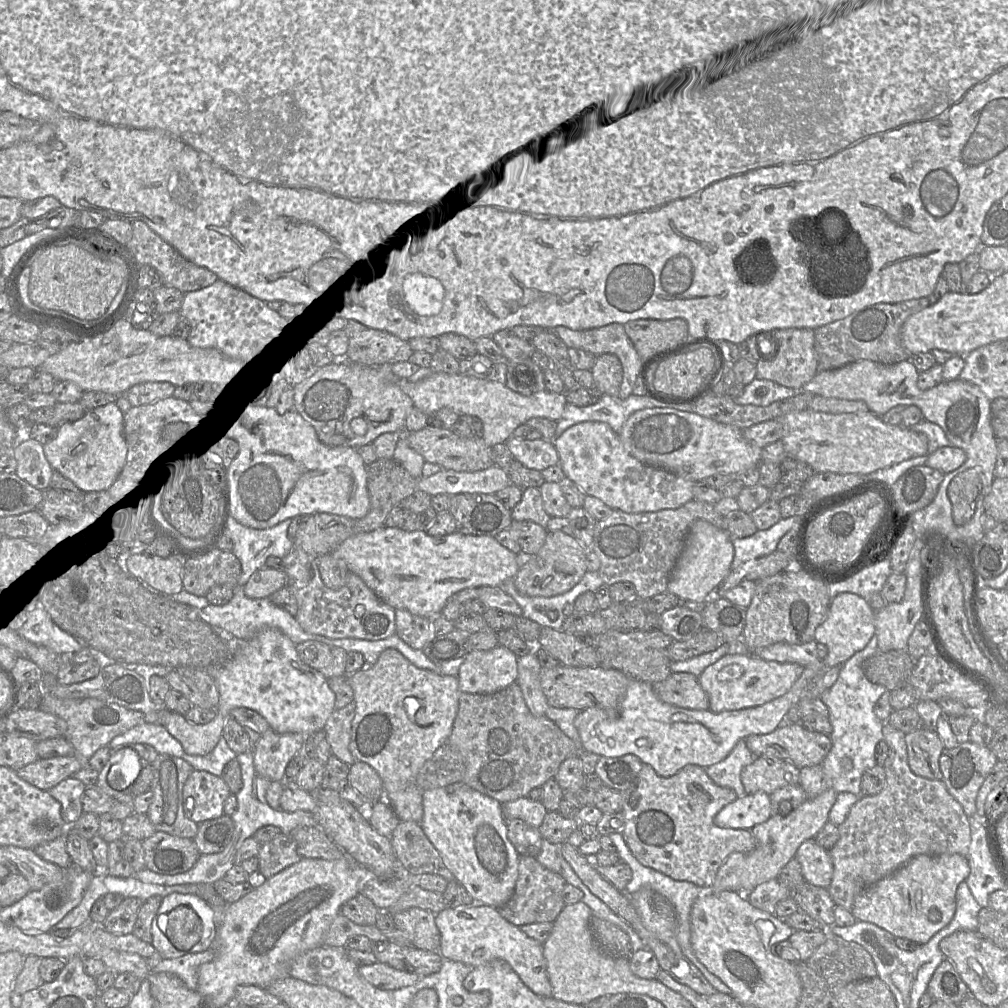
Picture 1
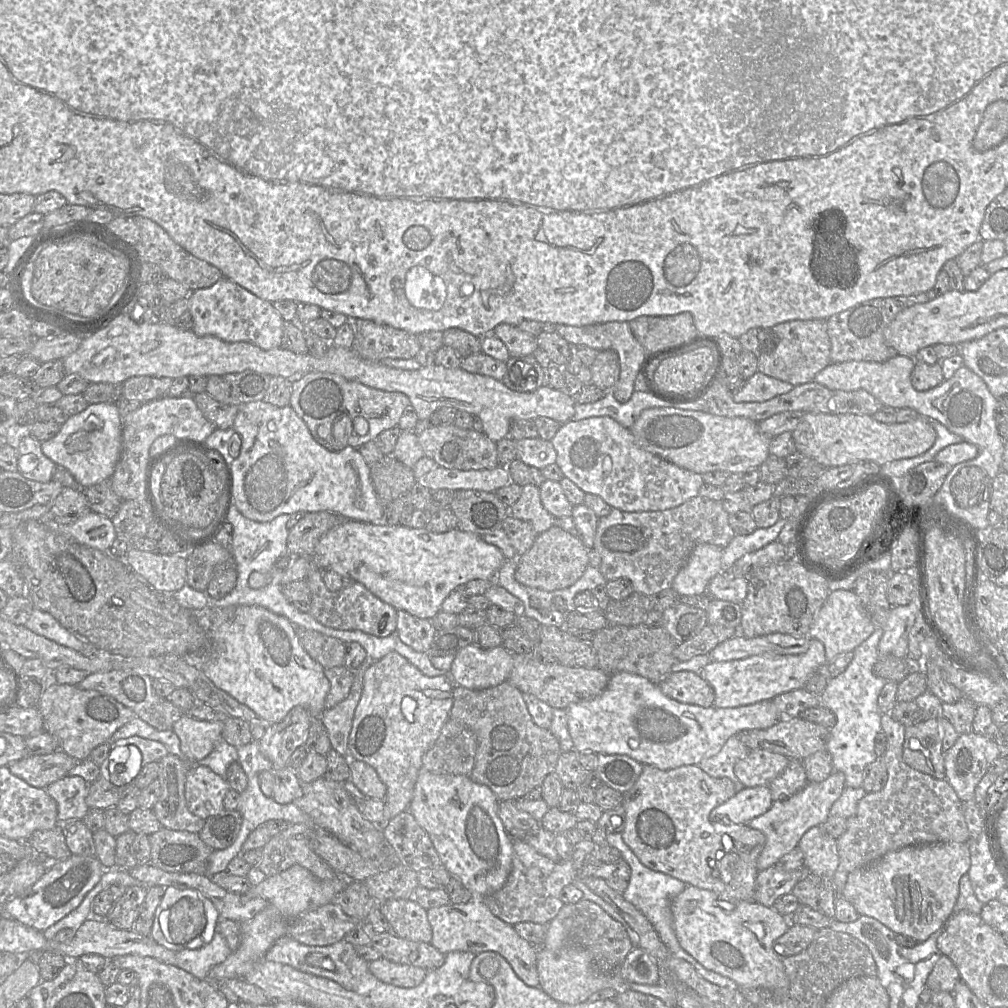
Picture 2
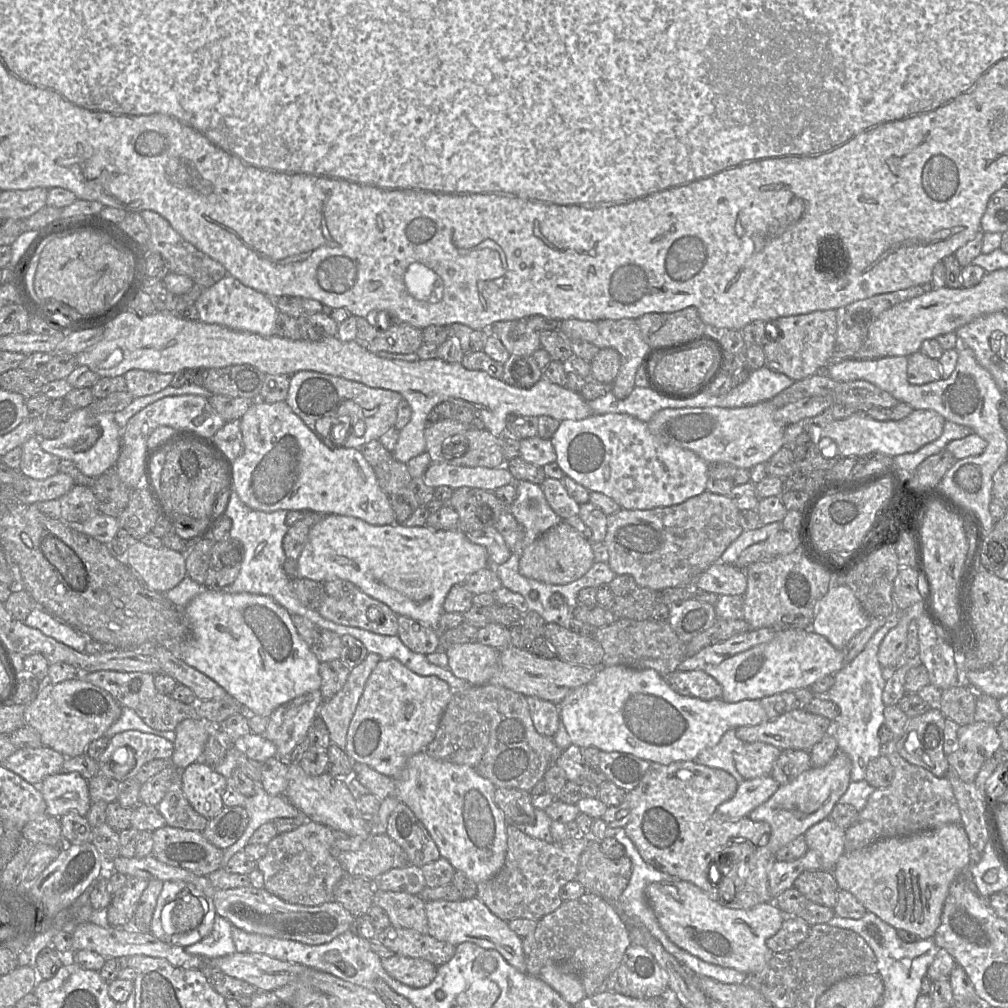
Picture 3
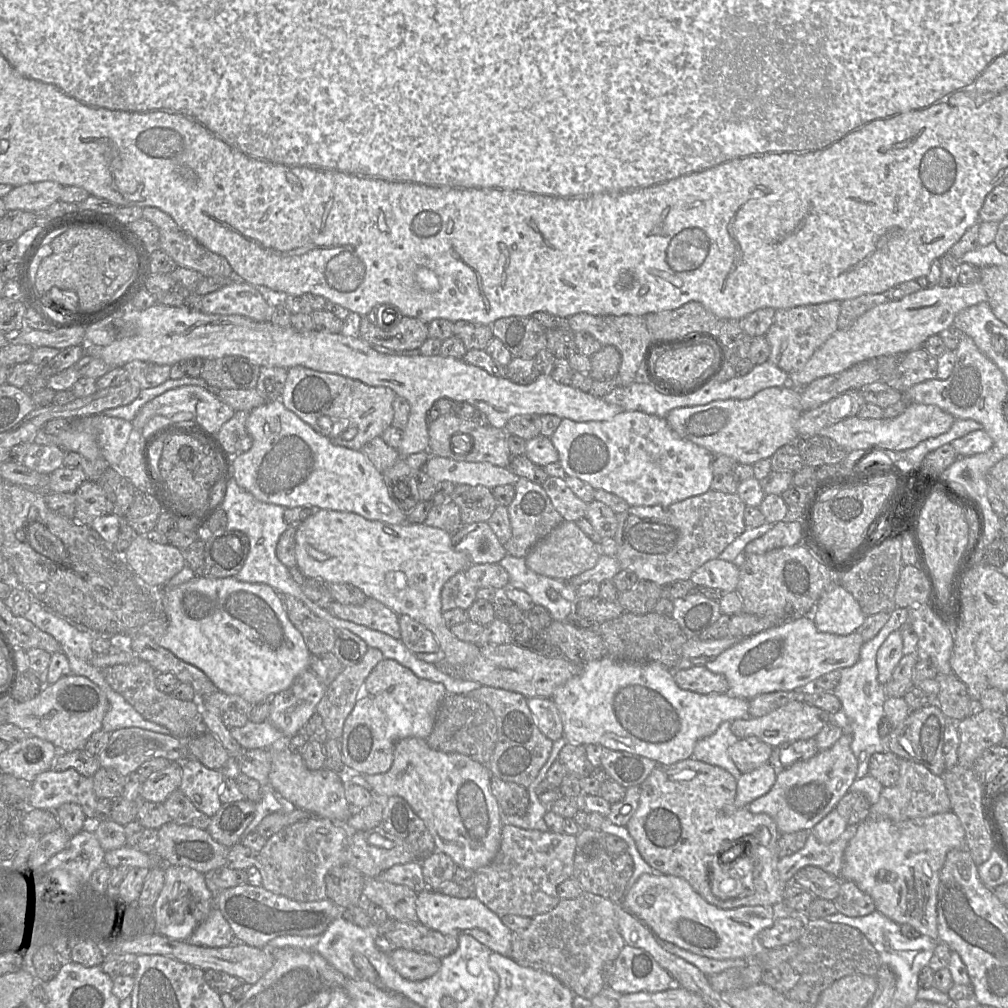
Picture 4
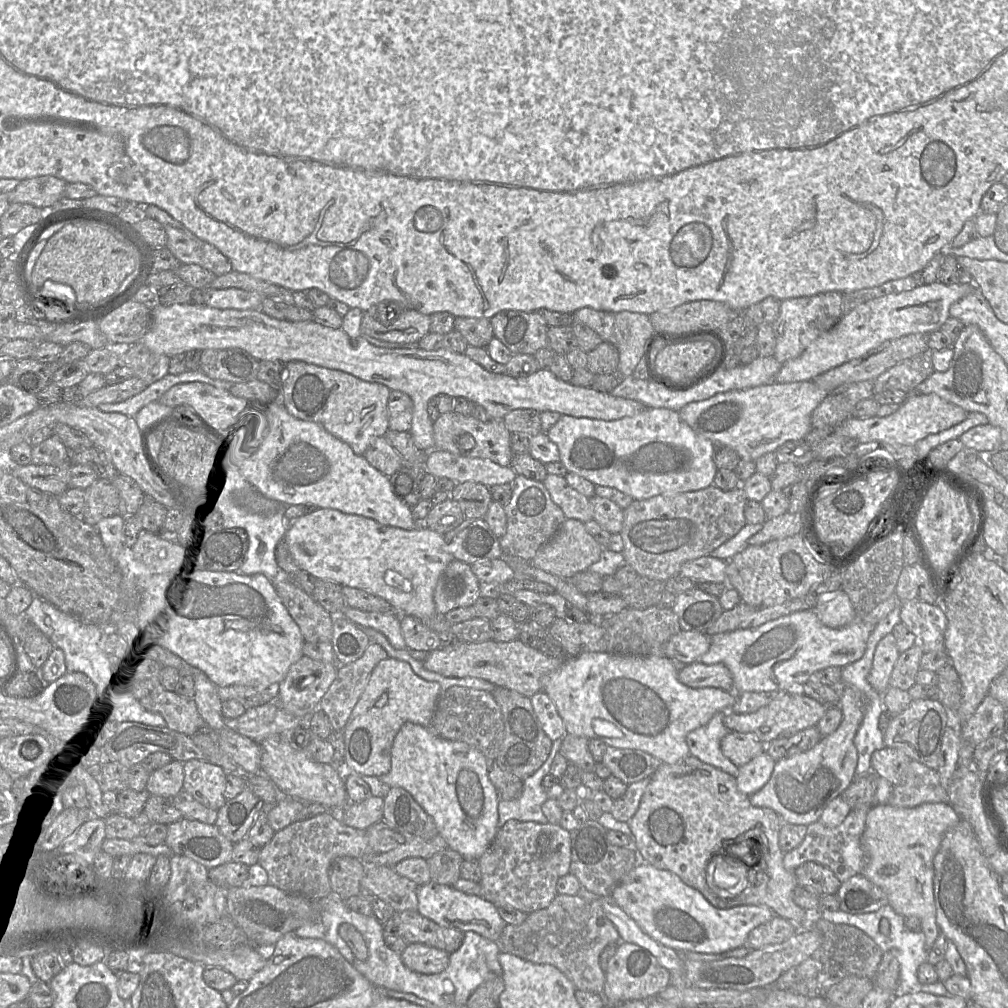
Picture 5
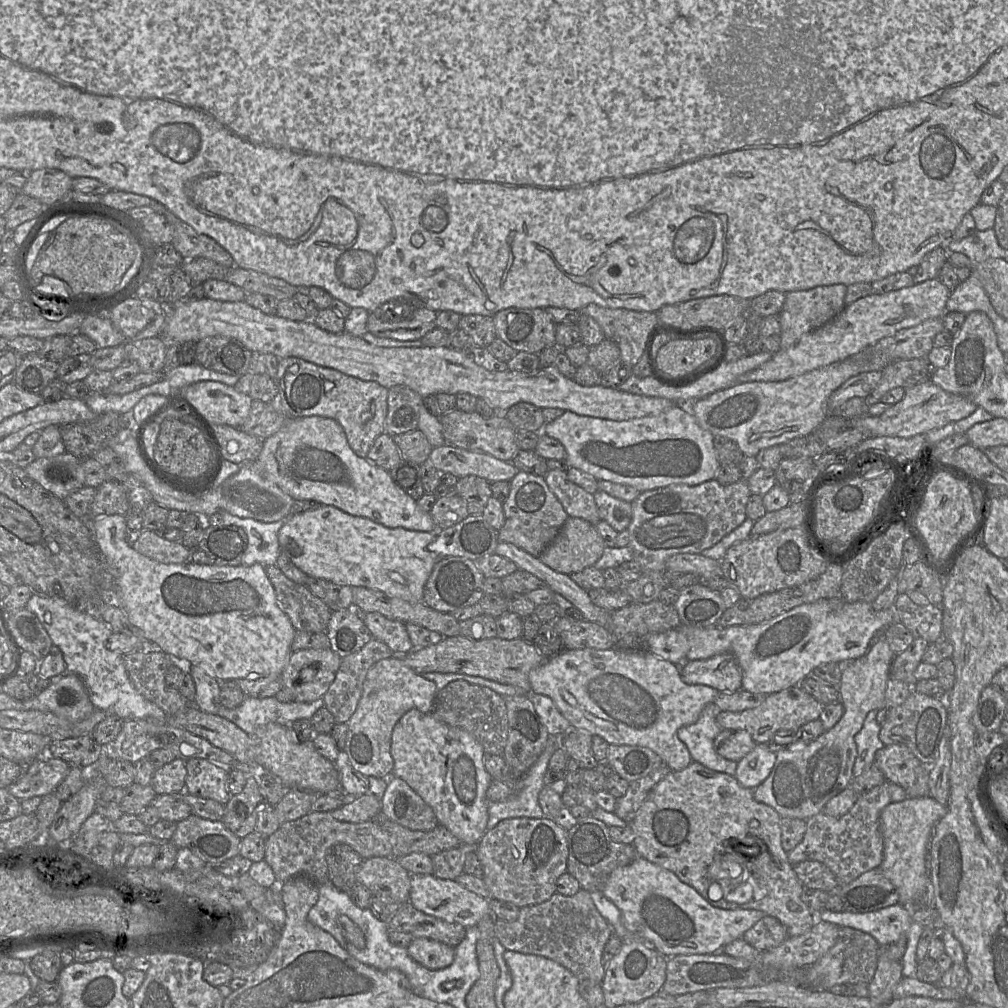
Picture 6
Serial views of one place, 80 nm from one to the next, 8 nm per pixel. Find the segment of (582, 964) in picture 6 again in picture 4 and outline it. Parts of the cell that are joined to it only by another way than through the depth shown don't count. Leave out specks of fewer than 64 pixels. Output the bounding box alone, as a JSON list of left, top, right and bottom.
[511,892,625,999]

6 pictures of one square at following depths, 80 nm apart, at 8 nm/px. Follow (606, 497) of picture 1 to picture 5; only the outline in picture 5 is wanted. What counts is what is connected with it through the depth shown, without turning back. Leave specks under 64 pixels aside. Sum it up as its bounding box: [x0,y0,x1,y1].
[547,408,718,500]

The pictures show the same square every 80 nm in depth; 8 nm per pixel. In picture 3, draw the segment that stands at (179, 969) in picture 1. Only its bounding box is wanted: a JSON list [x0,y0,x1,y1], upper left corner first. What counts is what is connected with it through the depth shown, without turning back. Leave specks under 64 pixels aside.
[185,914,236,958]

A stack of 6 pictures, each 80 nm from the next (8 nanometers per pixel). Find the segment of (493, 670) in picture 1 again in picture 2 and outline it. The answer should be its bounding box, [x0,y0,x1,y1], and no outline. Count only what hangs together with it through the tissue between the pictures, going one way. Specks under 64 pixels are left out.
[449,644,513,690]

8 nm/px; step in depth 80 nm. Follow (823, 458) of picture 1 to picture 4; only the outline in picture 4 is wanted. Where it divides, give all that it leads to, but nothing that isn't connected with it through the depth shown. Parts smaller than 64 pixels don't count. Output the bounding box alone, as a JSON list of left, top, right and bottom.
[819,402,956,452]

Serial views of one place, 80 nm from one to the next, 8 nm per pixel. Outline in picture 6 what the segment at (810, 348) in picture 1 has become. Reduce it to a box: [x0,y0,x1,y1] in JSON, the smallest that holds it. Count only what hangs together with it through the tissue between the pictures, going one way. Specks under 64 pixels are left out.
[778,284,846,350]

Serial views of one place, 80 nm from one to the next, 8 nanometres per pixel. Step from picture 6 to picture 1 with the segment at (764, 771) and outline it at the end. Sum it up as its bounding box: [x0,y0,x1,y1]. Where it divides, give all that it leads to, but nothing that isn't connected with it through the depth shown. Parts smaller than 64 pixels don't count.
[714,791,771,830]

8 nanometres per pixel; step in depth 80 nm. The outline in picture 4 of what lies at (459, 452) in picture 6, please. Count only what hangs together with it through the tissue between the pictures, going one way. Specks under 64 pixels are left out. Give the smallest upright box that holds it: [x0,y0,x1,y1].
[424,455,518,489]

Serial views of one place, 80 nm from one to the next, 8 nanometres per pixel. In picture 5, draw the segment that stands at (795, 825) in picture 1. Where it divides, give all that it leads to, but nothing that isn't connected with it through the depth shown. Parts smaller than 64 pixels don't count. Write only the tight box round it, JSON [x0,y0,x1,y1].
[749,679,865,826]

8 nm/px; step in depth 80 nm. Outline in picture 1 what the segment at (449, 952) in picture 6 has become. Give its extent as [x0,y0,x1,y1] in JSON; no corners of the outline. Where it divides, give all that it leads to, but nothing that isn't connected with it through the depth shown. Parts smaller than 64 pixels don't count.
[359,962,422,990]

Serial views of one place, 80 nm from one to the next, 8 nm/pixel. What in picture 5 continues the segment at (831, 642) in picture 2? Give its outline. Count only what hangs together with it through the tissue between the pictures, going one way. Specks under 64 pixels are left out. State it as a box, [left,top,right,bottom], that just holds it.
[813,589,858,628]

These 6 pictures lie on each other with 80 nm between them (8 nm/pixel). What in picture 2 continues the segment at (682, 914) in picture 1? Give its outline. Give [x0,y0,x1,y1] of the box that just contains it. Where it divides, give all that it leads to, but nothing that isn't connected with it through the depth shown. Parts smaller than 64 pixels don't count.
[606,833,739,989]

